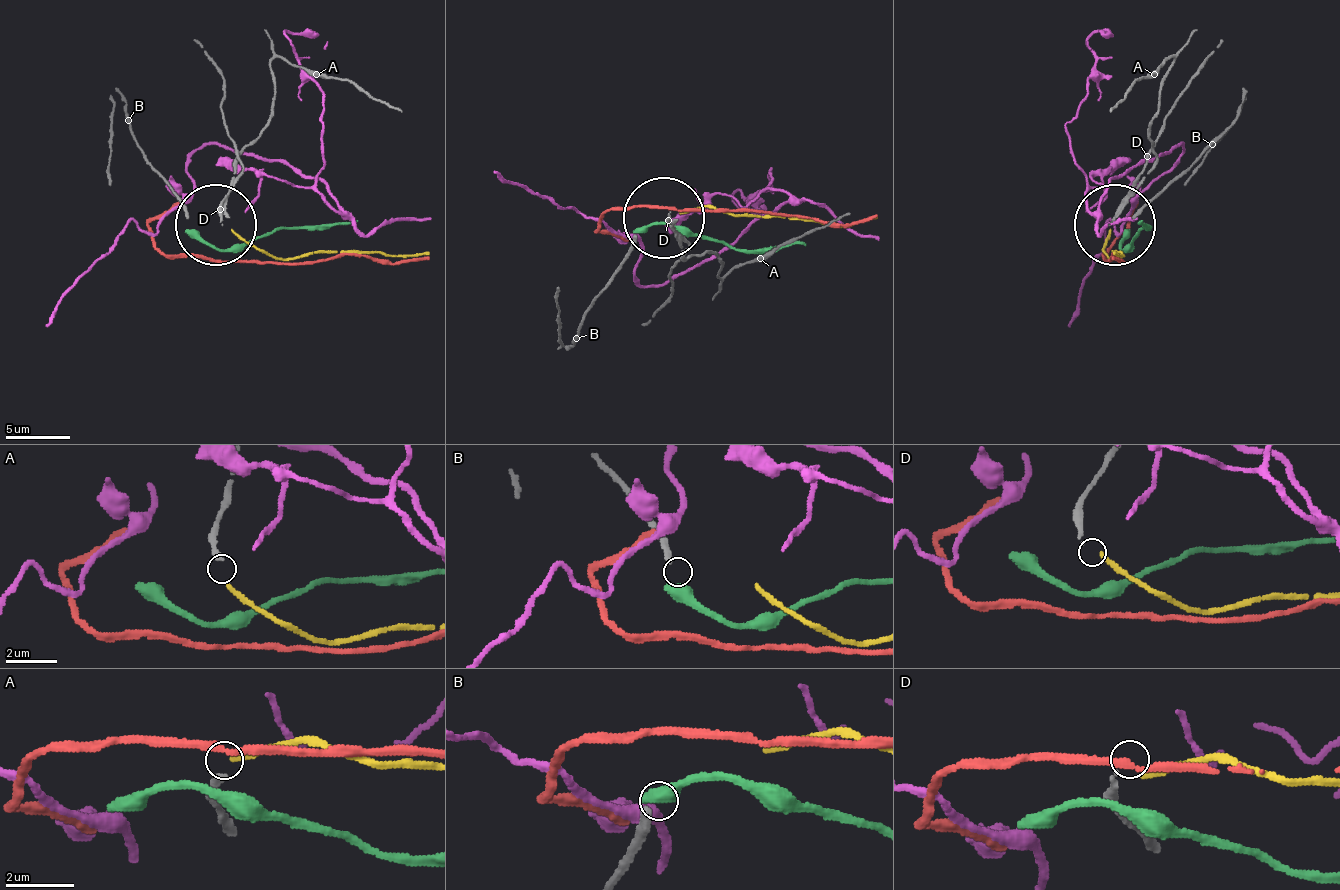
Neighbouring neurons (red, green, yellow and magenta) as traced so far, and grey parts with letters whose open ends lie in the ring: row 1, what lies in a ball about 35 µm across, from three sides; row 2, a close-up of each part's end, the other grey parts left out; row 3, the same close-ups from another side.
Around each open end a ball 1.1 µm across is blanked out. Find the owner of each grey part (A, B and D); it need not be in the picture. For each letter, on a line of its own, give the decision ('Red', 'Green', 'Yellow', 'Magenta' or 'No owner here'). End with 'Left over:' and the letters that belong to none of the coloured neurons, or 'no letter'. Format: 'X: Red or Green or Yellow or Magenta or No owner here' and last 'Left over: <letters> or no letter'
A: Yellow
B: Green
D: No owner here
Left over: D

